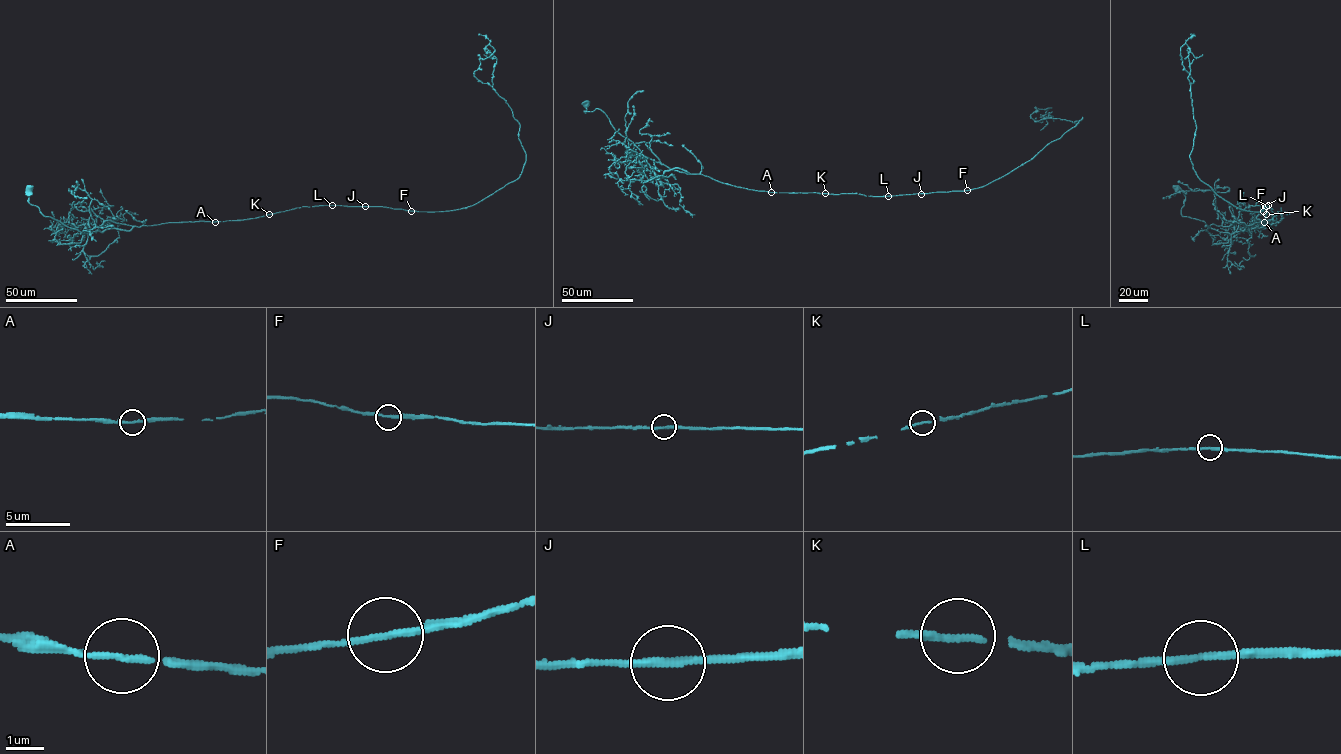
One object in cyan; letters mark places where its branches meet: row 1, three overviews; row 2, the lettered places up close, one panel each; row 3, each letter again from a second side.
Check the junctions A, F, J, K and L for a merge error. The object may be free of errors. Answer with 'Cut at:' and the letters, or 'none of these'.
Cut at: none of these

